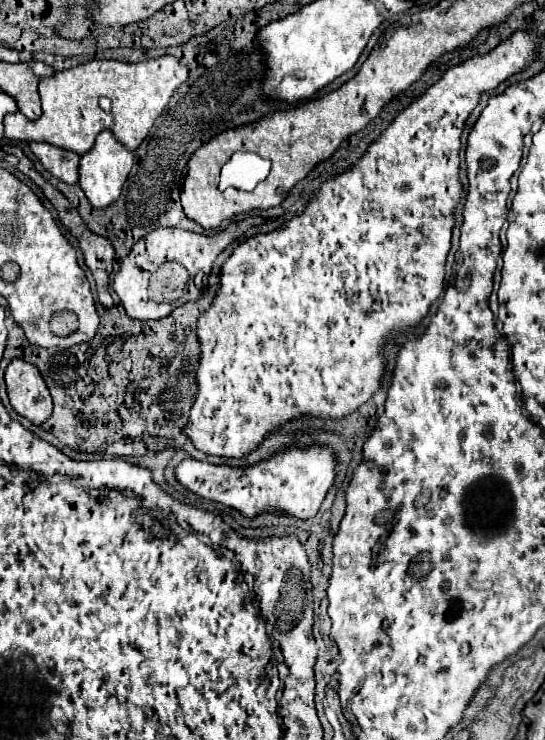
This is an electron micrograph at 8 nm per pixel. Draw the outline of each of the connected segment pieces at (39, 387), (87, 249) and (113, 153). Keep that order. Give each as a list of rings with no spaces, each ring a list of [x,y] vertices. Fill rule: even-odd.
[[[14,359],[6,367],[8,397],[14,411],[34,425],[42,425],[52,413],[52,399],[36,365]]]
[[[52,187],[50,201],[56,207],[60,221],[80,241],[80,247],[84,251],[84,263],[88,265],[88,269],[92,271],[94,281],[96,281],[98,301],[104,307],[112,307],[112,295],[108,291],[110,273],[112,273],[112,265],[114,265],[114,247],[112,247],[112,243],[108,239],[92,233],[88,229],[88,225],[80,219],[76,207],[72,207],[70,201],[54,187]]]
[[[102,131],[96,137],[94,147],[82,155],[80,159],[80,187],[84,189],[88,201],[92,203],[92,207],[96,209],[104,209],[108,207],[112,201],[116,201],[116,197],[120,197],[122,185],[132,169],[134,163],[134,153],[128,151],[114,135],[112,131]]]

